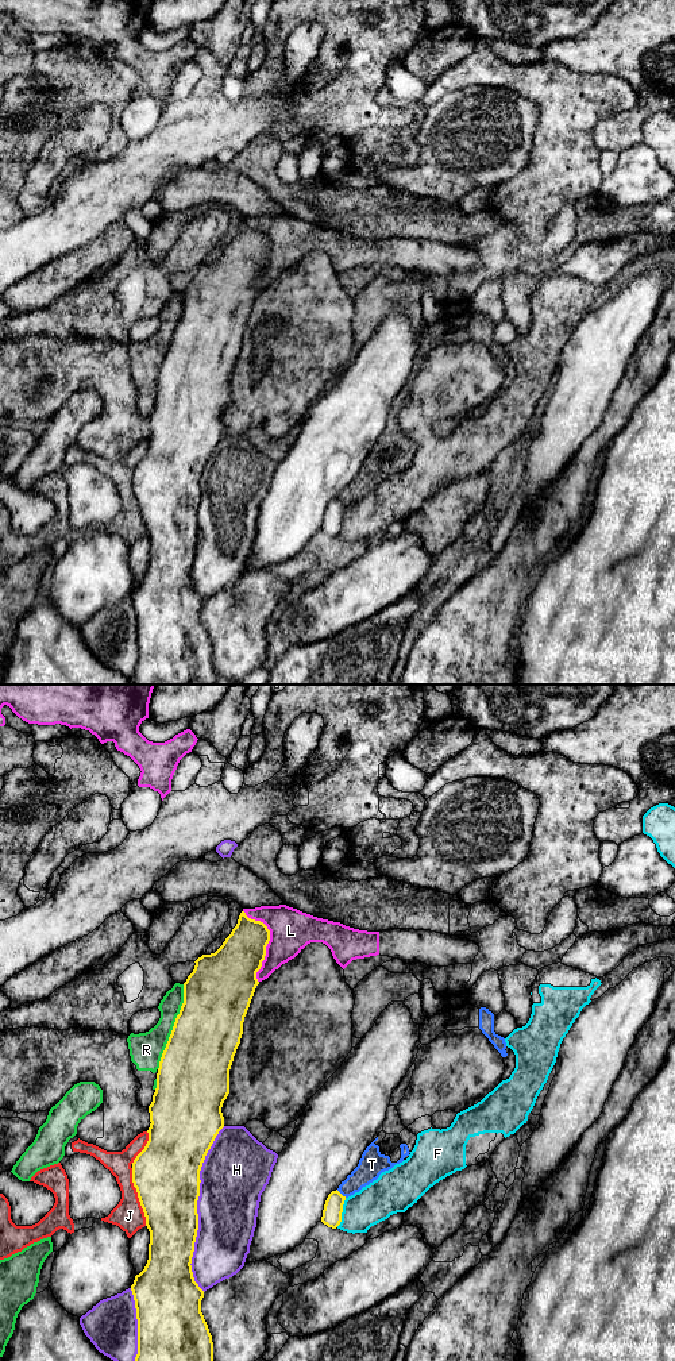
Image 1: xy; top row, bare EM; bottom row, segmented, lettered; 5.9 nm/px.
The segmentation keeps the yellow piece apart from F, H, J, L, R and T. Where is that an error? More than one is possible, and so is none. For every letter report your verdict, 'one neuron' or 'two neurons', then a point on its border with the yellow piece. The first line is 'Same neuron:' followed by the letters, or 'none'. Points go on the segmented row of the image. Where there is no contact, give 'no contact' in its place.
Same neuron: none
F: two neurons; contact xy (342, 1211)
H: two neurons; contact xy (196, 1209)
J: two neurons; contact xy (138, 1196)
L: two neurons; contact xy (267, 943)
R: two neurons; contact xy (173, 1026)
T: two neurons; contact xy (340, 1194)

